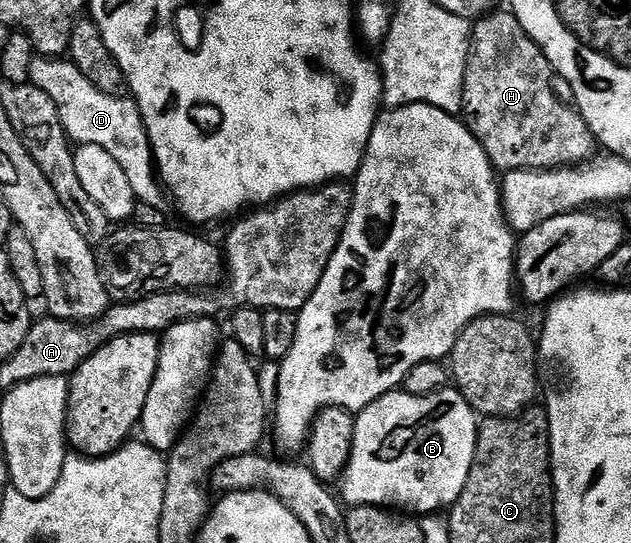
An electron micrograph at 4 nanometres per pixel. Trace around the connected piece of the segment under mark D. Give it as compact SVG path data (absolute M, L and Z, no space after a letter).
M36 57L32 63L29 82L53 99L60 115L61 126L73 144L101 146L108 155L112 155L116 163L120 163L139 204L144 203L158 209L166 203L150 140L147 139L146 124L143 123L138 104L133 98L104 95L68 59Z

